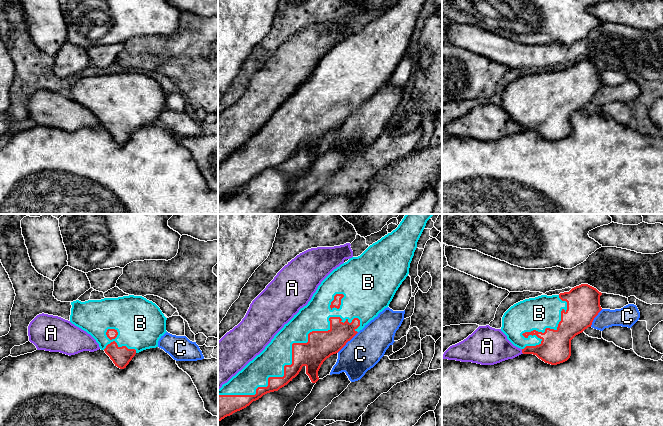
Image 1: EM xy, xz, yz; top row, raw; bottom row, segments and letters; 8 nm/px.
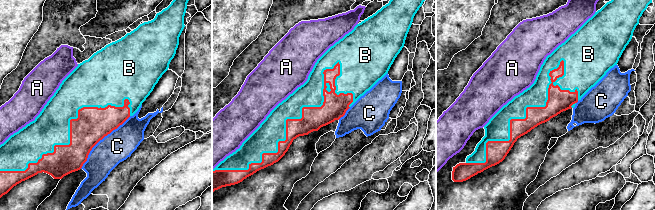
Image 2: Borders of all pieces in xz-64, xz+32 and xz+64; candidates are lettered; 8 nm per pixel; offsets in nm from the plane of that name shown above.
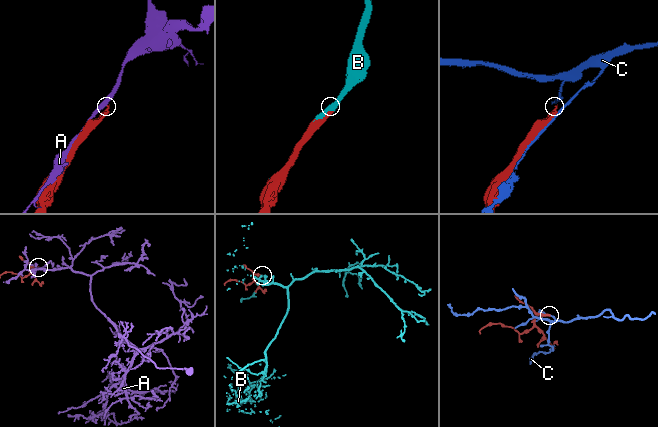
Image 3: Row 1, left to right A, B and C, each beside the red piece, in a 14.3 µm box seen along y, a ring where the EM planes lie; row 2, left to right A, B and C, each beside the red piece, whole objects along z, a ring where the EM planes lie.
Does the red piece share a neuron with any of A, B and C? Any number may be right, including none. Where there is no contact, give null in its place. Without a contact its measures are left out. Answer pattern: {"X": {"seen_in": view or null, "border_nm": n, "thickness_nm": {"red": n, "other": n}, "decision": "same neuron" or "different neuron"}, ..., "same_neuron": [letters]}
{"A": {"seen_in": "yz", "border_nm": 40, "thickness_nm": {"red": 220, "other": 280}, "decision": "different neuron"}, "B": {"seen_in": "xz", "border_nm": 1300, "thickness_nm": {"red": 220, "other": 220}, "decision": "same neuron"}, "C": {"seen_in": "xz", "border_nm": 240, "thickness_nm": {"red": 220, "other": 280}, "decision": "different neuron"}, "same_neuron": ["B"]}

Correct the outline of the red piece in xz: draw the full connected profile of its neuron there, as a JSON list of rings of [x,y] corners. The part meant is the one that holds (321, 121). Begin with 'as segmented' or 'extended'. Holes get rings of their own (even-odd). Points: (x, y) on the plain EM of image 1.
extended | [[[399,0],[391,9],[370,21],[360,32],[352,33],[334,45],[318,62],[308,80],[284,101],[265,125],[218,165],[218,198],[246,184],[263,171],[278,167],[292,157],[303,142],[306,143],[306,150],[311,158],[316,159],[323,138],[338,129],[348,117],[389,82],[396,67],[409,50],[410,39],[425,2],[426,0]]]

